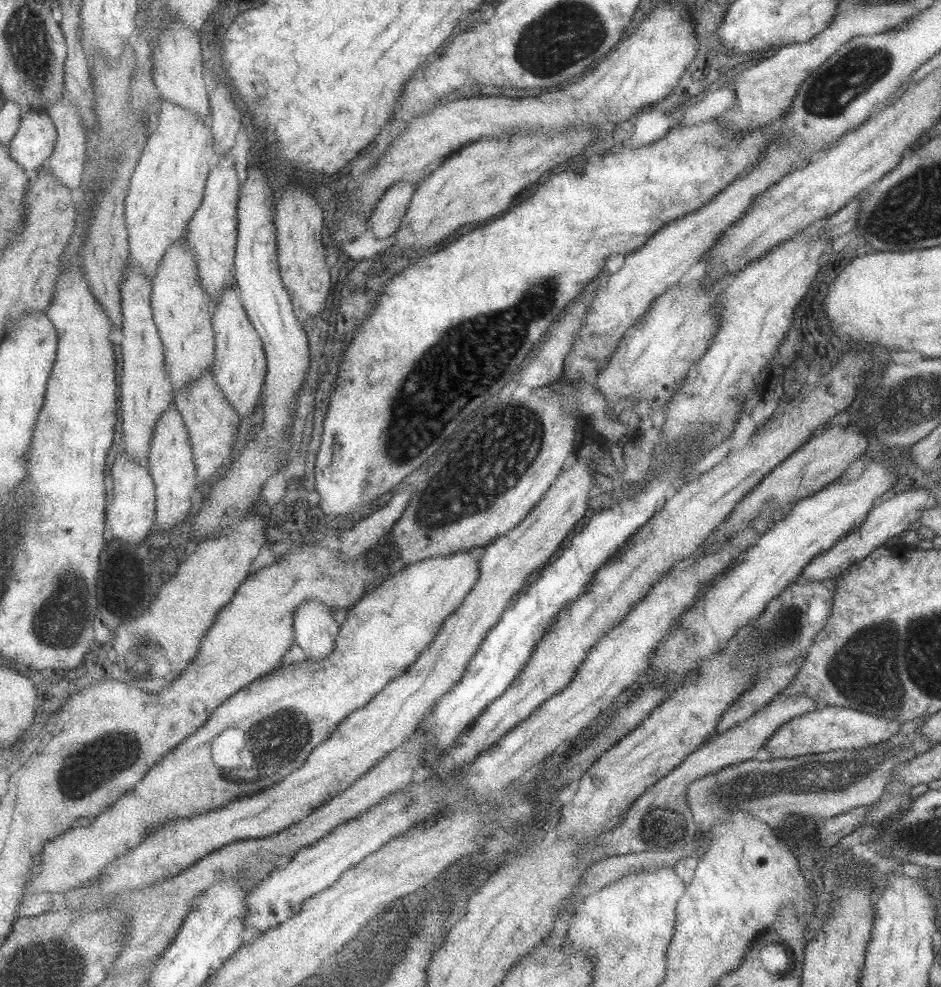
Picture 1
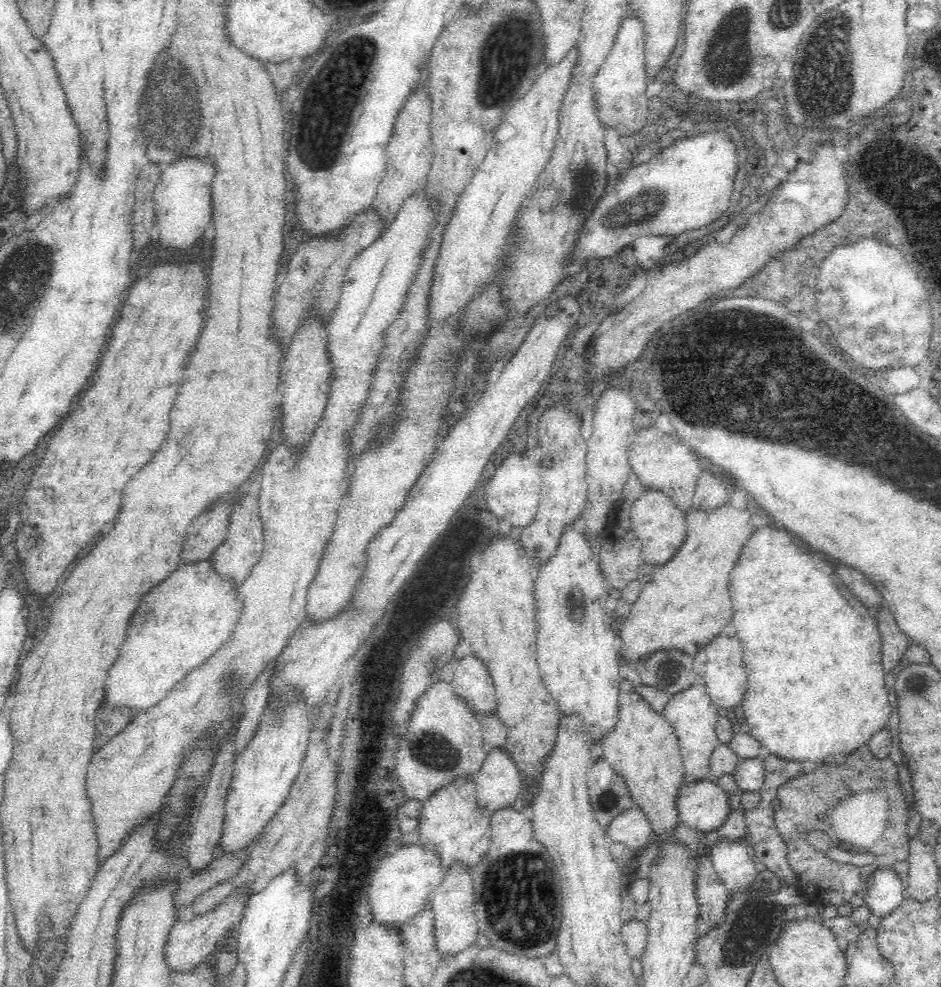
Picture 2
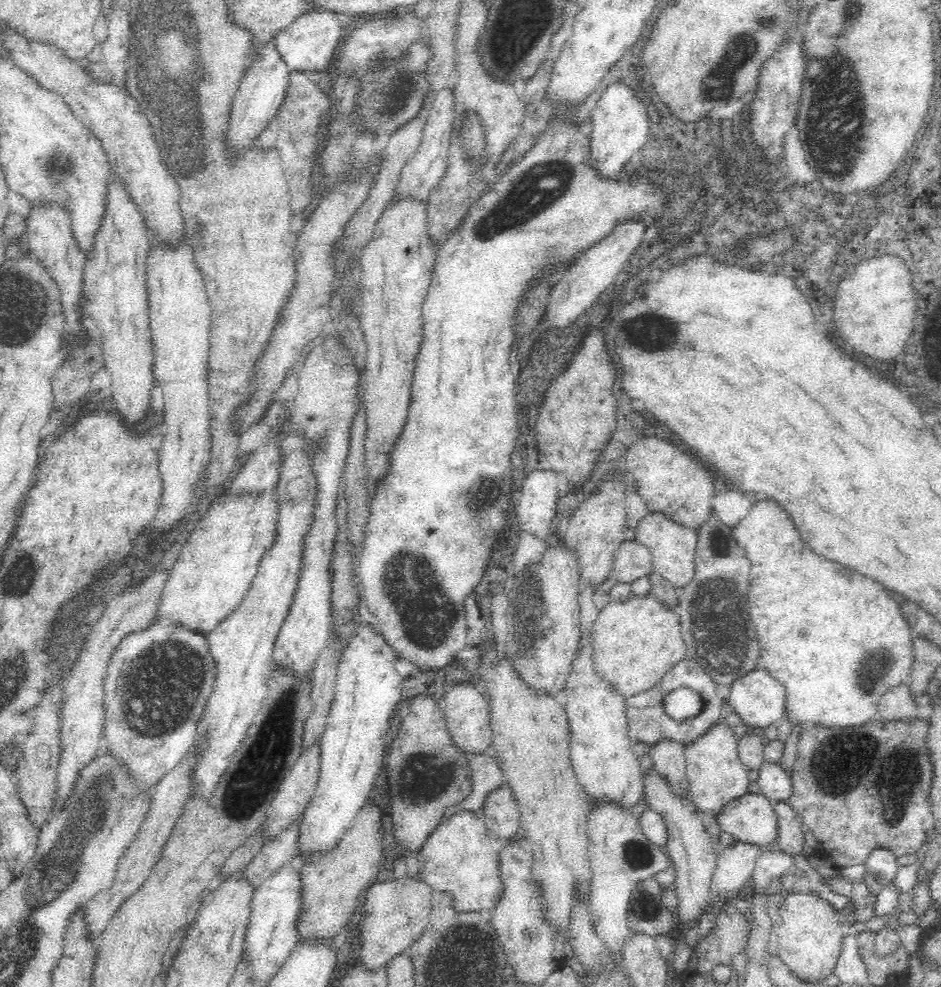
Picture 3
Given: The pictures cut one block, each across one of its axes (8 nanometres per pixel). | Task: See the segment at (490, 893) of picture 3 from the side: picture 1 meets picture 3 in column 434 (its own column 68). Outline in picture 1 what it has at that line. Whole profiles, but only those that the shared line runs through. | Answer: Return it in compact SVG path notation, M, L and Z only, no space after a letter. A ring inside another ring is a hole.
M460 550L455 554L446 554L445 556L437 556L435 558L422 560L417 564L408 566L401 574L396 574L395 576L385 580L381 586L377 586L373 591L365 594L365 596L363 596L363 598L361 598L361 600L353 608L347 610L347 619L342 625L341 632L337 638L336 650L333 654L331 654L331 656L329 656L329 658L325 658L323 662L313 662L307 659L303 662L294 662L288 665L283 665L277 671L274 671L270 675L262 677L255 683L241 689L238 694L234 694L220 707L220 709L216 710L216 713L206 722L203 728L199 729L196 733L189 735L183 742L181 742L180 745L176 746L173 752L169 753L162 761L159 761L155 766L153 766L153 768L146 774L147 776L139 782L139 785L135 786L135 789L125 793L111 809L107 809L104 813L99 813L96 817L94 817L94 819L91 819L91 822L86 827L74 824L72 829L66 830L64 833L57 836L57 838L53 838L52 841L46 842L44 844L43 853L40 854L40 864L42 864L42 867L36 874L36 877L32 878L32 881L28 882L28 885L26 886L27 892L57 892L65 895L71 889L87 889L89 886L94 886L98 880L101 880L106 876L106 870L113 861L116 861L120 856L127 854L130 850L136 849L149 834L157 832L162 826L169 824L169 822L177 820L178 818L193 818L194 816L201 816L202 814L213 812L218 808L223 808L224 806L235 802L236 799L239 799L240 797L259 793L283 782L285 778L289 777L292 771L300 769L301 766L308 761L313 749L316 749L317 746L323 744L323 741L331 737L336 731L336 728L352 713L368 706L369 702L372 702L372 700L376 697L376 694L379 694L386 686L389 686L389 683L391 683L395 678L401 677L401 675L407 673L407 671L411 669L411 666L419 660L421 654L424 654L425 651L432 646L433 641L437 639L437 635L443 628L445 621L447 621L452 614L455 614L457 610L460 609L464 599L466 599L468 594L472 592L479 580L480 561L471 559L471 552L469 550ZM229 728L239 728L239 730L243 730L243 738L237 742L237 746L241 748L241 764L239 764L239 766L231 773L235 777L235 780L229 780L229 786L231 786L231 788L227 788L227 778L229 776L227 776L227 774L223 774L223 769L220 766L217 766L212 753L215 739L218 736L221 736L222 732L229 730Z

